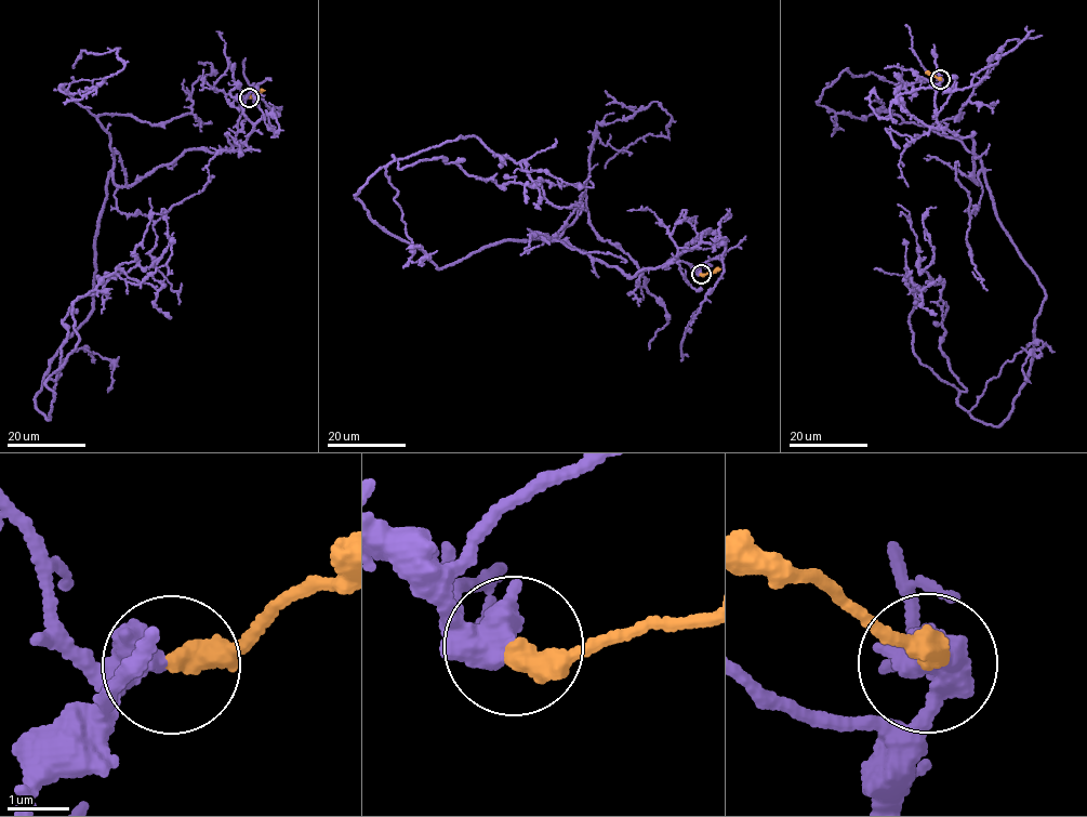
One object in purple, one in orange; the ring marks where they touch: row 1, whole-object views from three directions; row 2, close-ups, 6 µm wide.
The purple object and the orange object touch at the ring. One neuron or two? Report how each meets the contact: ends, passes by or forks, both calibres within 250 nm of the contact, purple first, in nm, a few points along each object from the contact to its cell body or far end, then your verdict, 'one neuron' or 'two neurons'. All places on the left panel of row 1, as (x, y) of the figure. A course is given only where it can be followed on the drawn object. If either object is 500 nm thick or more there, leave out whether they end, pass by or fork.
purple passes by; orange ends there; 480 nm thick on the purple side, 400 nm on the other; purple runs (249, 97), (230, 148), (108, 174), (92, 314), (35, 398), (48, 420), (68, 307), (162, 257), (162, 209); orange runs (249, 97), (264, 90); two neurons

